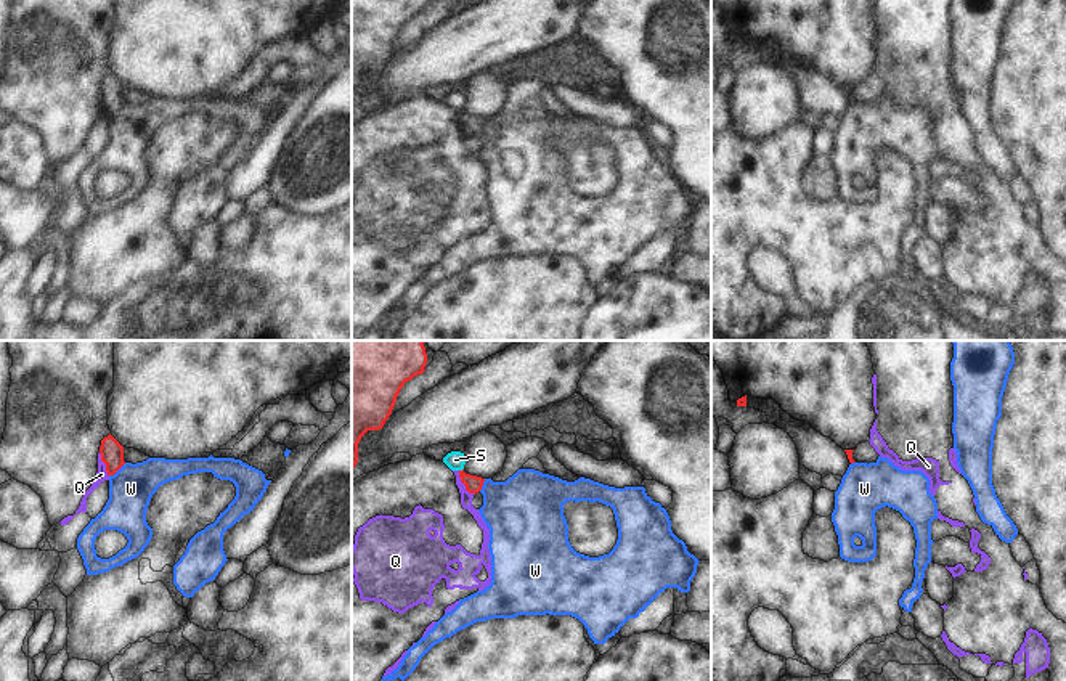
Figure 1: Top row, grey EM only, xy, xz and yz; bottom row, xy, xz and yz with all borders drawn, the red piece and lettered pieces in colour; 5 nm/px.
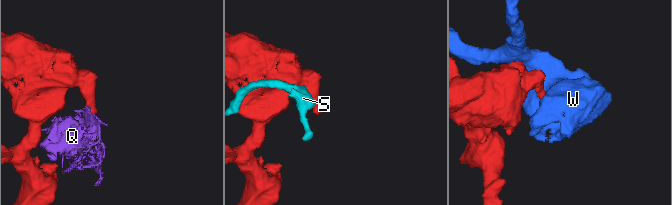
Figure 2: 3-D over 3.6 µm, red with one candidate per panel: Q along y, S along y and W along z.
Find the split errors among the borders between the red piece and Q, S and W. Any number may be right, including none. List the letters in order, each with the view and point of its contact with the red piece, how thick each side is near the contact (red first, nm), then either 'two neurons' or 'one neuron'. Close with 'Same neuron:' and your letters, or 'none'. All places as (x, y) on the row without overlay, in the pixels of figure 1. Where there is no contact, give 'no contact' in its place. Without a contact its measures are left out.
Q: xz (463, 122) | 90/100 nm | two neurons
S: xz (463, 110) | 90/90 nm | two neurons
W: xy (117, 110) | 120/220 nm | two neurons
Same neuron: none

